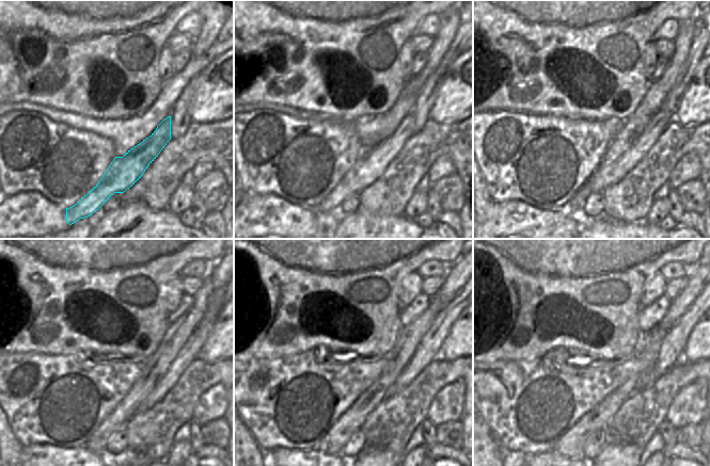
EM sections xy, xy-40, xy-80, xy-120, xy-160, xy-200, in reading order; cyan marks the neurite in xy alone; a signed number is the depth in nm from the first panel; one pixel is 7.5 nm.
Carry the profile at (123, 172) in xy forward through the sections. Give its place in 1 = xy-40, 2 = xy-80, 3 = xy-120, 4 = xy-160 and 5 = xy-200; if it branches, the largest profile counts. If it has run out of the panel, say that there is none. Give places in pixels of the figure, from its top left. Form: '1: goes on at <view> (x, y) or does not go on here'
1: goes on at xy-40 (372, 165)
2: goes on at xy-80 (604, 176)
3: goes on at xy-120 (190, 350)
4: goes on at xy-160 (428, 350)
5: goes on at xy-200 (672, 347)

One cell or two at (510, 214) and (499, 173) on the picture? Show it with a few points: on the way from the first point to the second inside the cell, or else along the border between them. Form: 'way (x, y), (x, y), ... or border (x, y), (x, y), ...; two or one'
border (493, 201), (508, 202), (519, 199), (531, 206); two

